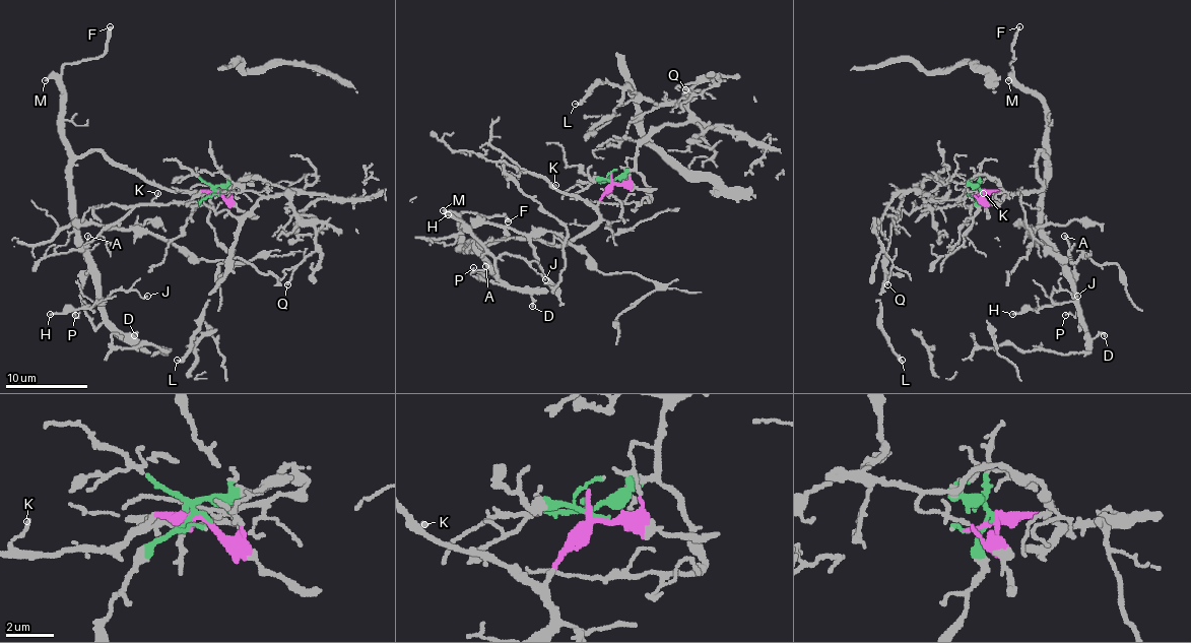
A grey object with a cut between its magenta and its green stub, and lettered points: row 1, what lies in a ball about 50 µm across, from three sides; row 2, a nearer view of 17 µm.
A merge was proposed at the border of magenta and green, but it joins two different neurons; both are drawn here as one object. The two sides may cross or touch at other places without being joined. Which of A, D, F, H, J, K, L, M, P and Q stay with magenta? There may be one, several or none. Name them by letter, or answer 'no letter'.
A, D, F, H, J, K, M, P

